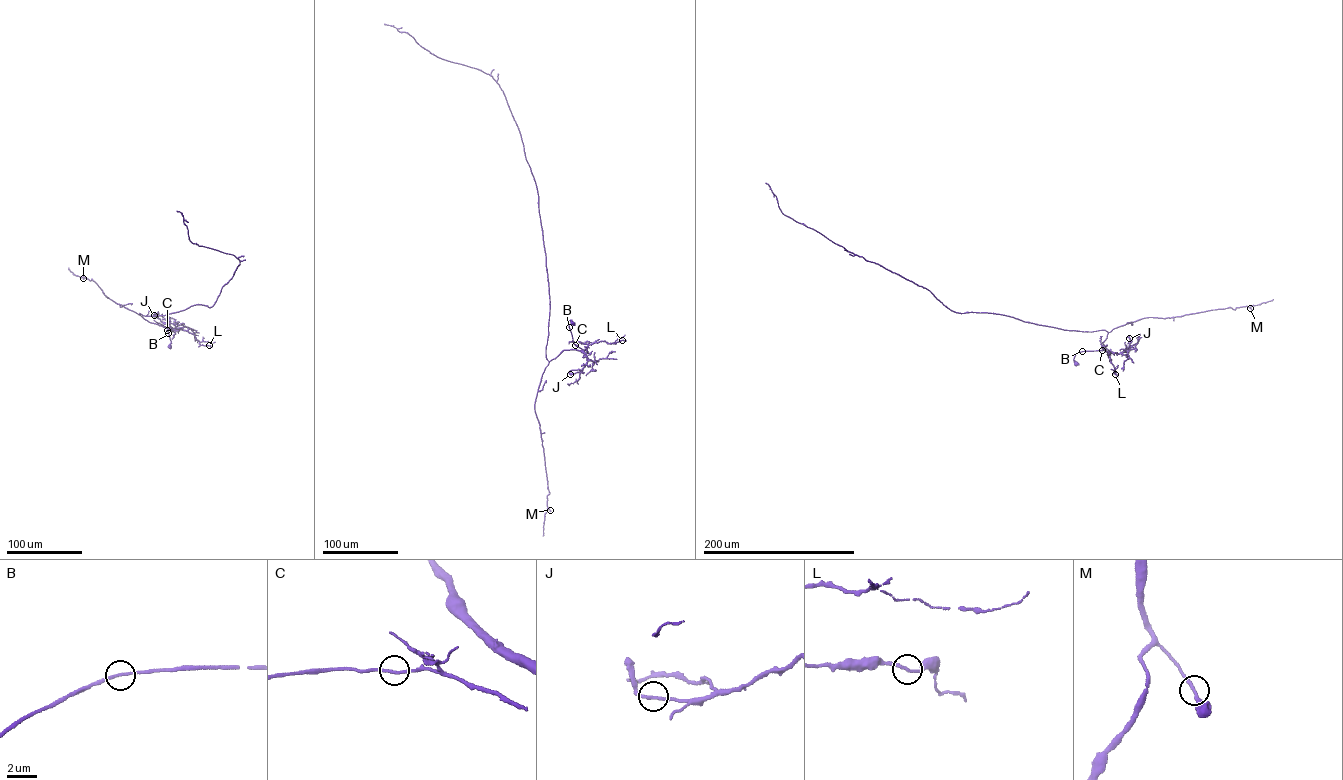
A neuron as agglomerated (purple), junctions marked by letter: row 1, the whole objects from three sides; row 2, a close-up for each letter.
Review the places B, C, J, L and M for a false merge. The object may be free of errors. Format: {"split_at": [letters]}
{"split_at": []}

